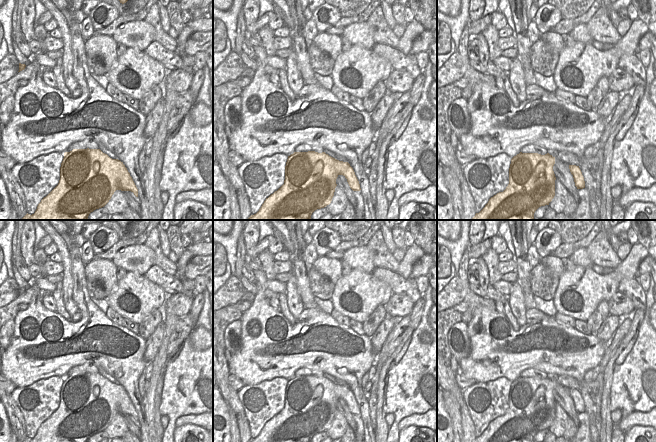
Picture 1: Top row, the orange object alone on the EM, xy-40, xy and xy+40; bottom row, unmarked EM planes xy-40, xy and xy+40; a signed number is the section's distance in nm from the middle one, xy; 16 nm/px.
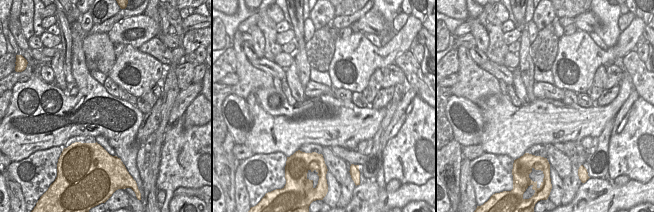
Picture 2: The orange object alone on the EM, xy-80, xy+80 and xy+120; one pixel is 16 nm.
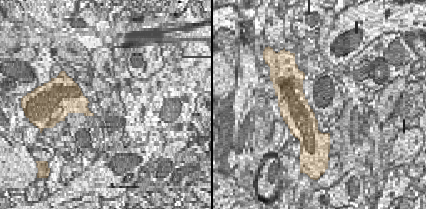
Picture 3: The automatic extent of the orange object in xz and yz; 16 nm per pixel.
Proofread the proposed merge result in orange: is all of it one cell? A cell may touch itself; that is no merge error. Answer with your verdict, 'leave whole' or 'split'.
leave whole

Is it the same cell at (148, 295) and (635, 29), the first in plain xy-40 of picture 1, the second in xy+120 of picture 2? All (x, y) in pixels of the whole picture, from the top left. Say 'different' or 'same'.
same

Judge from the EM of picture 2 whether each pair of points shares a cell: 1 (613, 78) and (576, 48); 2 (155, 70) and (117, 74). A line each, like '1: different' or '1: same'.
1: different
2: same

